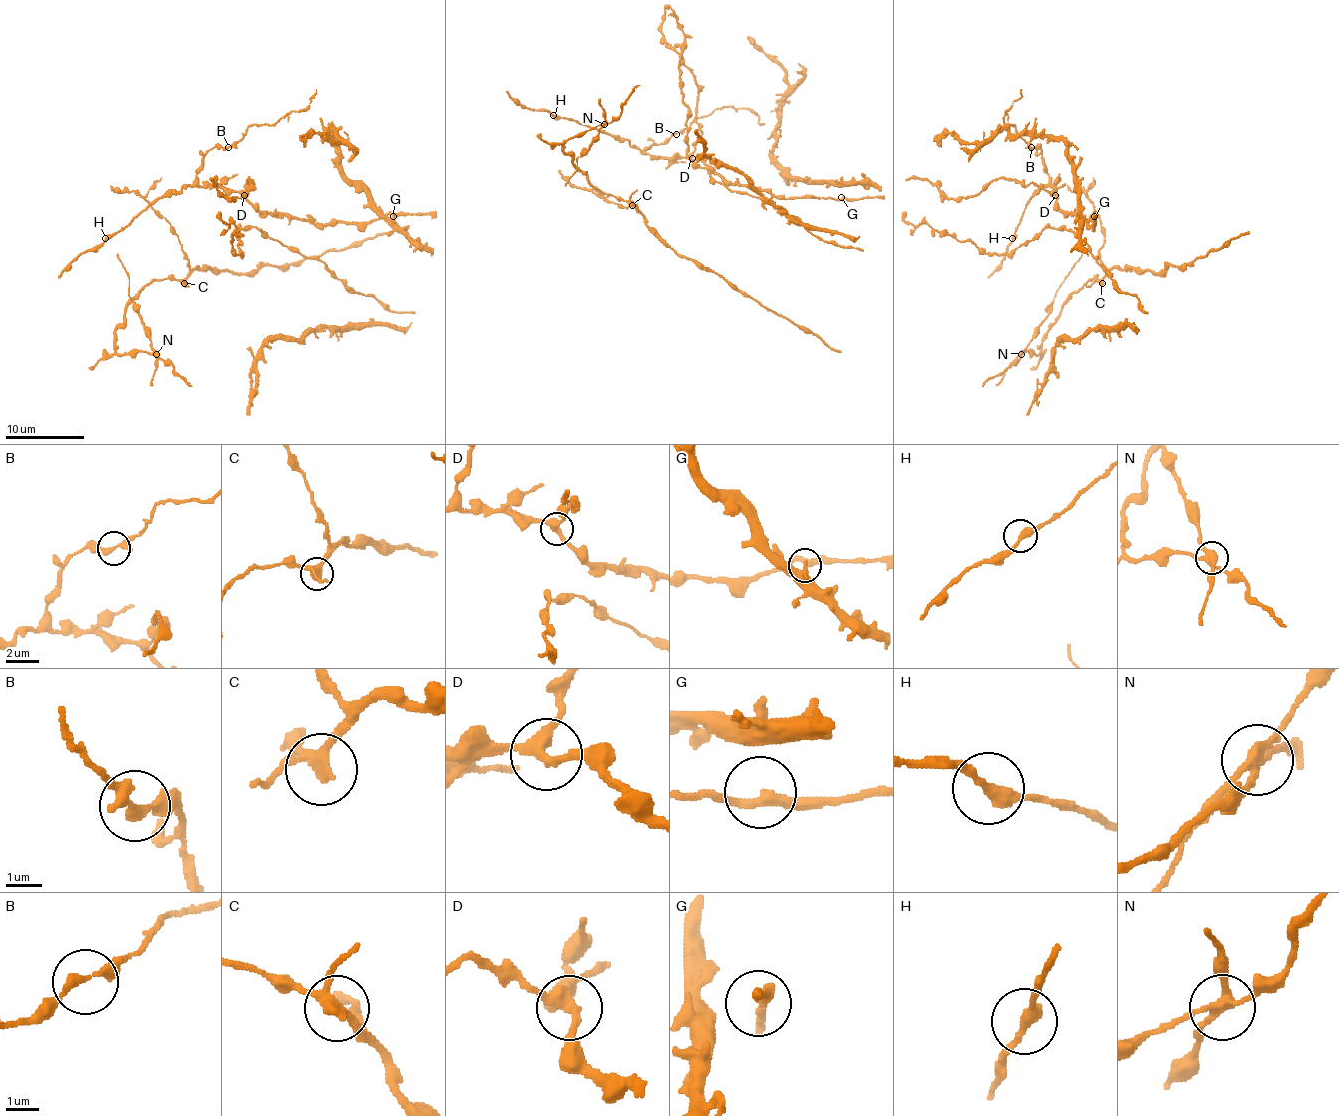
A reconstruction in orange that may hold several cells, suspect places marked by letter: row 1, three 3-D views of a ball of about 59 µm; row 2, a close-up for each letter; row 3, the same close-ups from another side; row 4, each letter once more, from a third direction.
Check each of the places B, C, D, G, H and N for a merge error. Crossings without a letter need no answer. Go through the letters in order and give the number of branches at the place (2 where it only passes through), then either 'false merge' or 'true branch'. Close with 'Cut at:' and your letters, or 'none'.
B: 3 | true branch
C: 3 | true branch
D: 3 | true branch
G: 3 | true branch
H: 2 | true branch
N: 4 | false merge
Cut at: N

